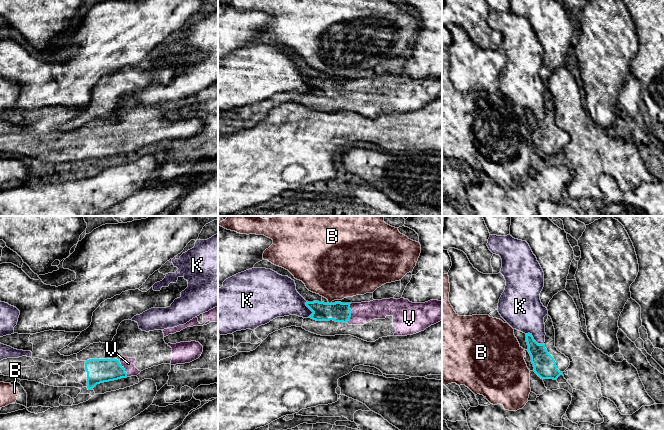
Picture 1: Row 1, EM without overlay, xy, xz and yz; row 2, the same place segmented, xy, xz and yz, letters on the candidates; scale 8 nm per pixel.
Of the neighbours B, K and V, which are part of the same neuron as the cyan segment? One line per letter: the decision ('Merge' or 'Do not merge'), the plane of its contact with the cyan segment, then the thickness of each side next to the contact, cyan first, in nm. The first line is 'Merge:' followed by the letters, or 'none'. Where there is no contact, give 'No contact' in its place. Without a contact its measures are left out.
Merge: V
B: Do not merge. Touches cyan in xz. Thickness 160 nm (cyan) against 440 nm
K: Do not merge. Touches cyan in yz. Thickness 180 nm (cyan) against 320 nm
V: Merge. Touches cyan in xz. Thickness 160 nm (cyan) against 180 nm

